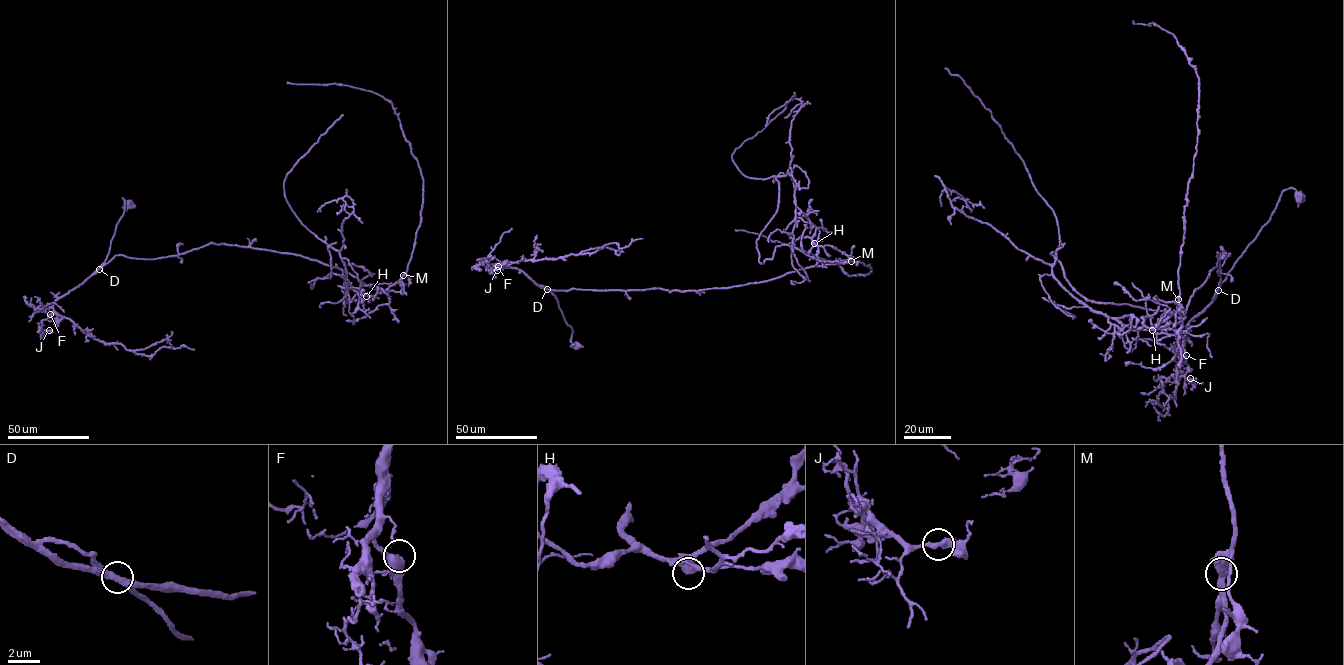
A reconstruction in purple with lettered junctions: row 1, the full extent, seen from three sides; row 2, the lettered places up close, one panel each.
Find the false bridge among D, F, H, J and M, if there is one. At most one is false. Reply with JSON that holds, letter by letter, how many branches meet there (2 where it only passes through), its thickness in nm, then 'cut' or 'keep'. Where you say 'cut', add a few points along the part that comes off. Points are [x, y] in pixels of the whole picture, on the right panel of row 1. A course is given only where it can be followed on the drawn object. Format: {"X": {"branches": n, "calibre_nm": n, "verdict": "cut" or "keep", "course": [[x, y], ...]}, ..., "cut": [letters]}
{"D": {"branches": 2, "calibre_nm": 400, "verdict": "keep"}, "F": {"branches": 2, "calibre_nm": 500, "verdict": "keep"}, "H": {"branches": 2, "calibre_nm": 550, "verdict": "keep"}, "J": {"branches": 2, "calibre_nm": 440, "verdict": "keep"}, "M": {"branches": 2, "calibre_nm": 460, "verdict": "cut", "course": [[1178, 299], [1177, 312], [1158, 325], [1121, 330], [1068, 292], [1052, 273], [1054, 213], [991, 113], [945, 68]]}, "cut": ["M"]}

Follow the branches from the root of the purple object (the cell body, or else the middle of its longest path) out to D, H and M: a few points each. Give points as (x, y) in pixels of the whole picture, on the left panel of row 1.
D: (129, 204), (123, 198), (123, 214), (116, 225), (106, 259), (99, 269)
H: (129, 204), (101, 267), (224, 243), (317, 260), (386, 293), (402, 280), (363, 285), (366, 296)
M: (129, 204), (101, 267), (214, 243), (299, 255), (386, 293), (403, 275)

